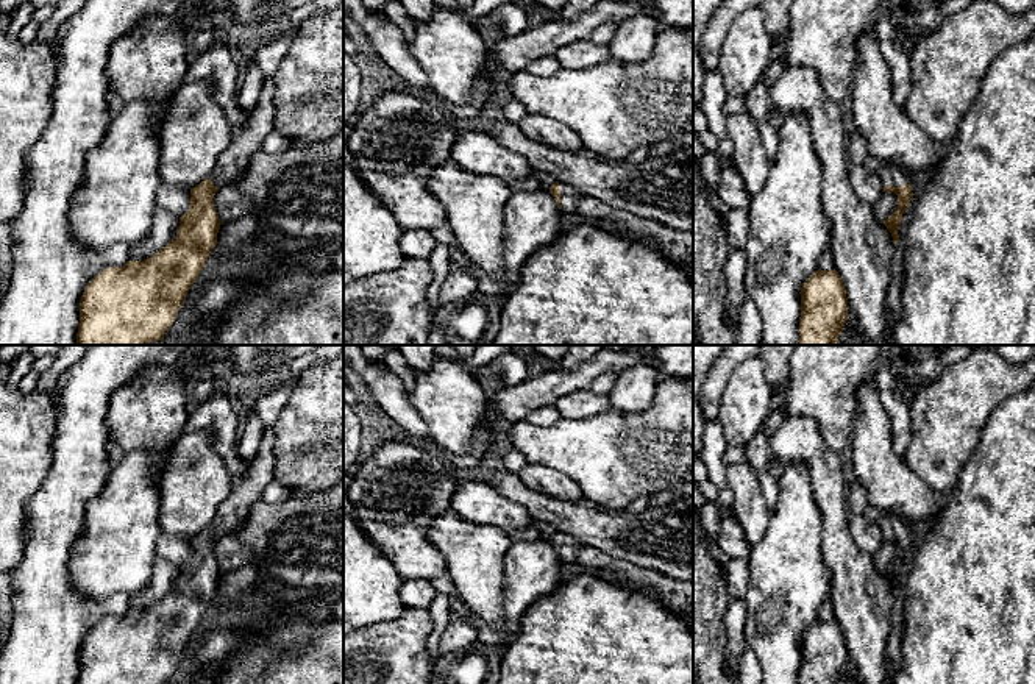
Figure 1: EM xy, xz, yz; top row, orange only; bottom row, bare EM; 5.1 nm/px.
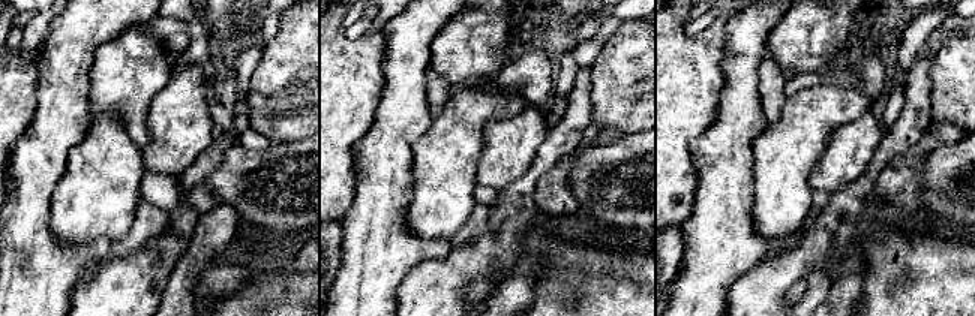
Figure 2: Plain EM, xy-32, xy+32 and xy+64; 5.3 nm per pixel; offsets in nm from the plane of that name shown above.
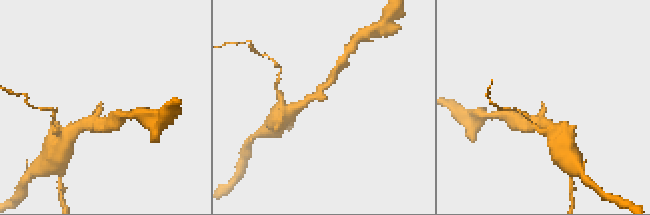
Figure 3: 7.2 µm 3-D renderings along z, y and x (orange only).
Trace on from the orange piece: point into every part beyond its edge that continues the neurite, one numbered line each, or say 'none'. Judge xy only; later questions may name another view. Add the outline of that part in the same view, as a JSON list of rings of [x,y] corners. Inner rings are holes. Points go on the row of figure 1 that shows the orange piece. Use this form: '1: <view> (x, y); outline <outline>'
1: xy (233, 161); outline [[[267,78],[247,125],[237,136],[233,136],[229,147],[219,156],[208,176],[217,189],[234,181],[247,169],[251,156],[262,150],[265,136],[273,130],[273,95],[273,78]]]

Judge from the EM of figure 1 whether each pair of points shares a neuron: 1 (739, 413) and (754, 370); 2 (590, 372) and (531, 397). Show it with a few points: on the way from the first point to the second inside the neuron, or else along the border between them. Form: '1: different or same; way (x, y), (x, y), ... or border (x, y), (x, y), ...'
1: same; way (745, 402), (748, 381)
2: same; way (576, 378), (545, 389)

